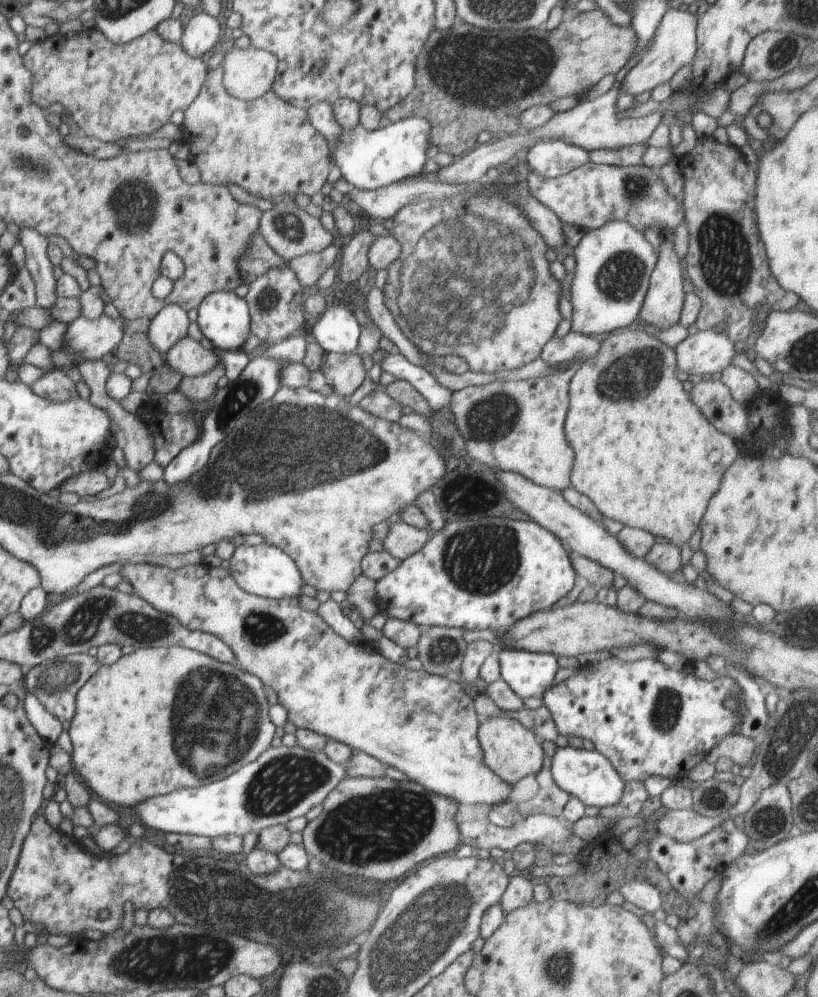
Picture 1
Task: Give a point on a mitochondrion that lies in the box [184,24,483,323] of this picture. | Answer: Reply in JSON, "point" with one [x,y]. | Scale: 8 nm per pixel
{"point":[287,227]}

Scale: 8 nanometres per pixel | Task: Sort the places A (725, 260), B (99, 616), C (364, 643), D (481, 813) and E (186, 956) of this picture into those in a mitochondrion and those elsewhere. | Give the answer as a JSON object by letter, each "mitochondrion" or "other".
{"A":"mitochondrion","B":"mitochondrion","C":"other","D":"other","E":"mitochondrion"}

